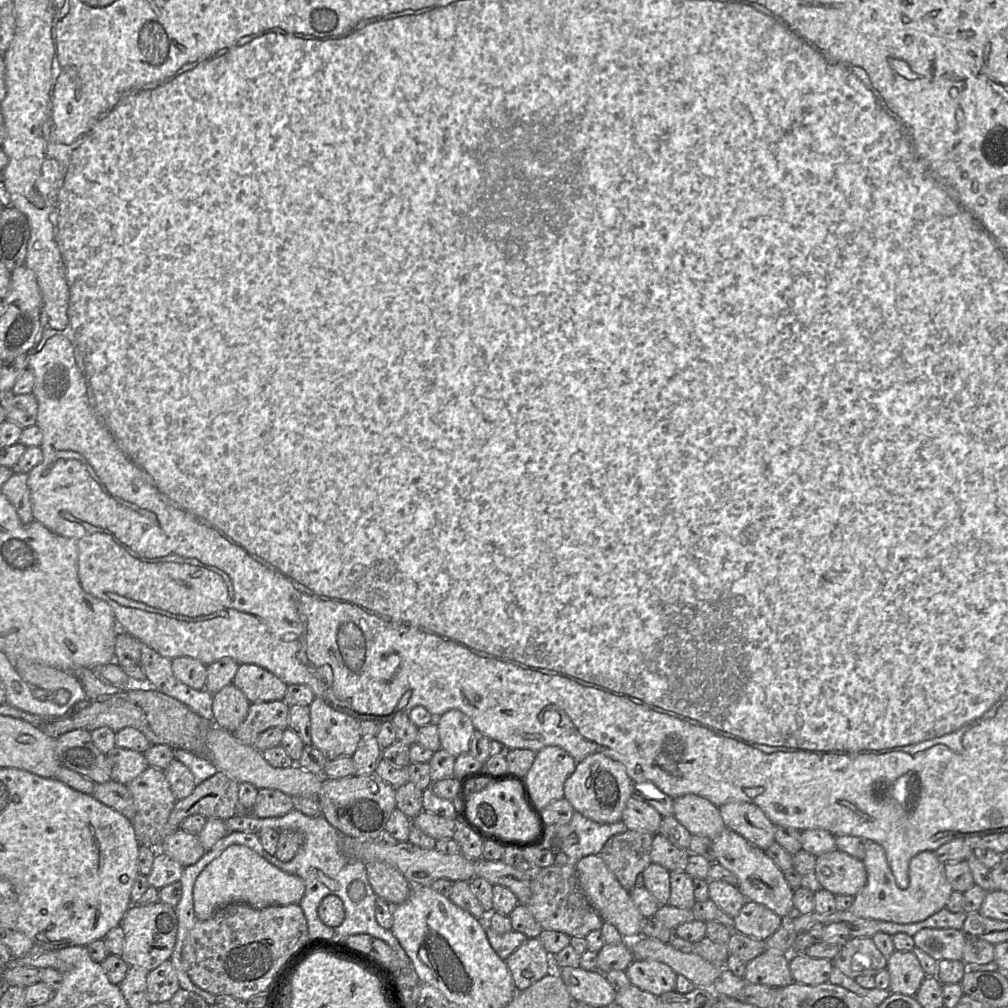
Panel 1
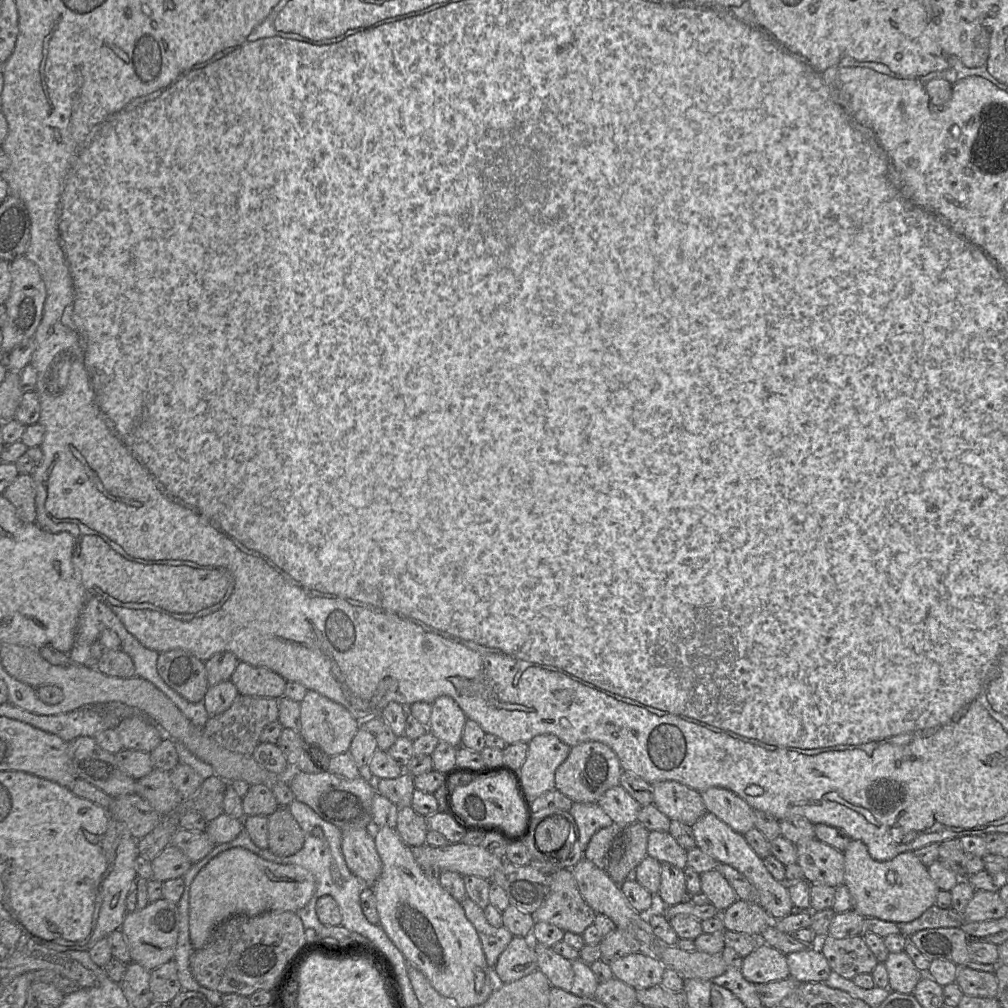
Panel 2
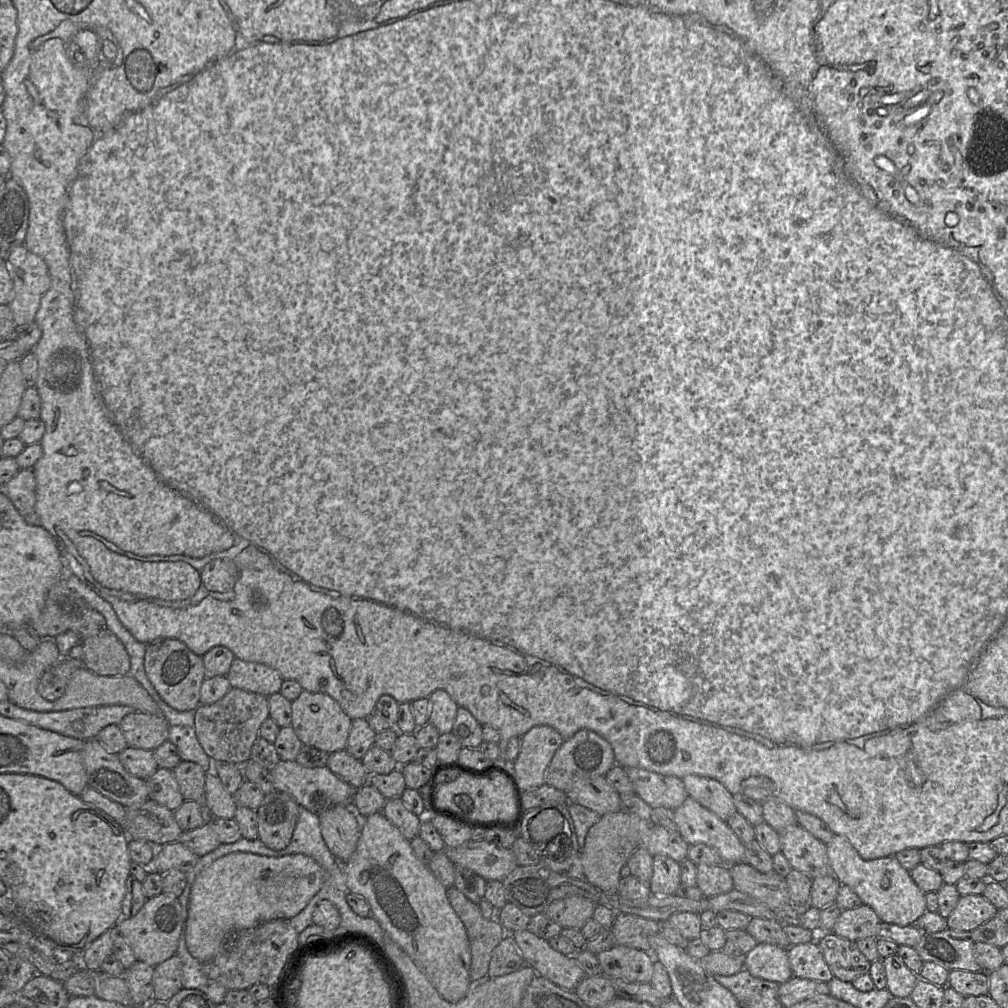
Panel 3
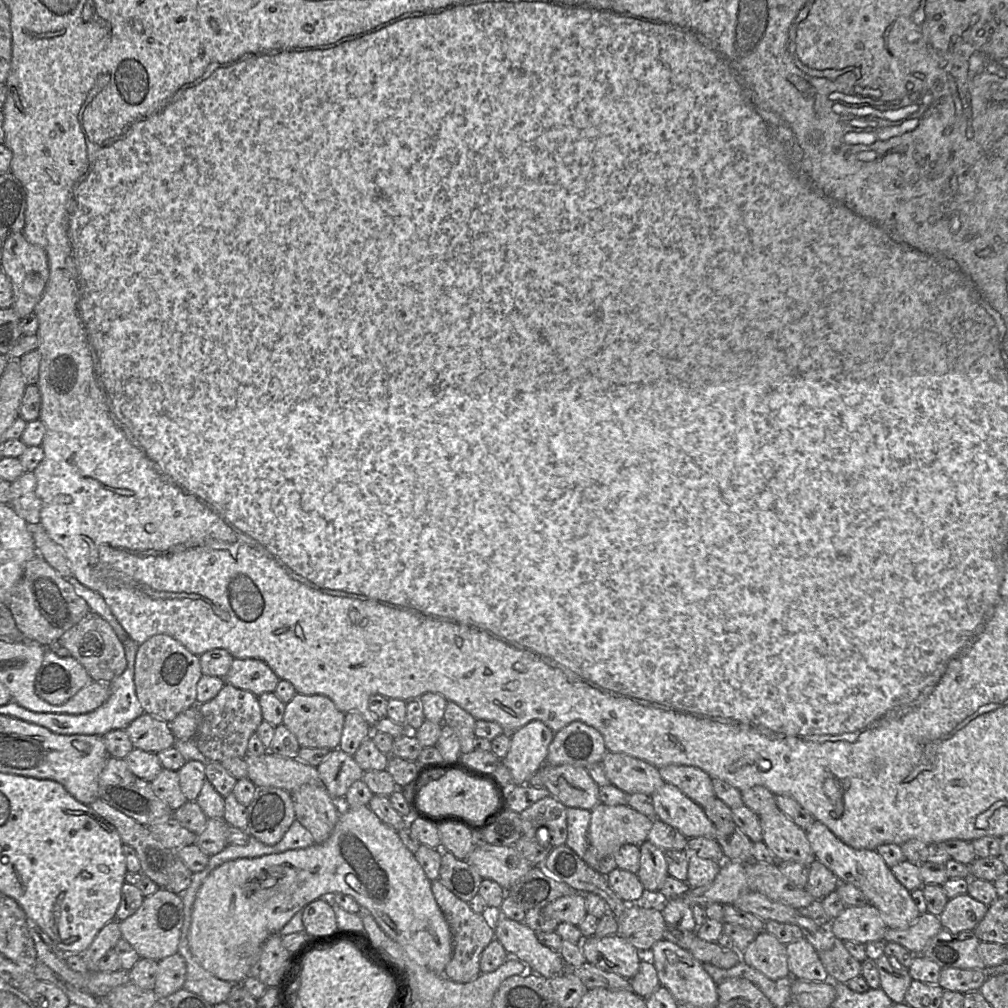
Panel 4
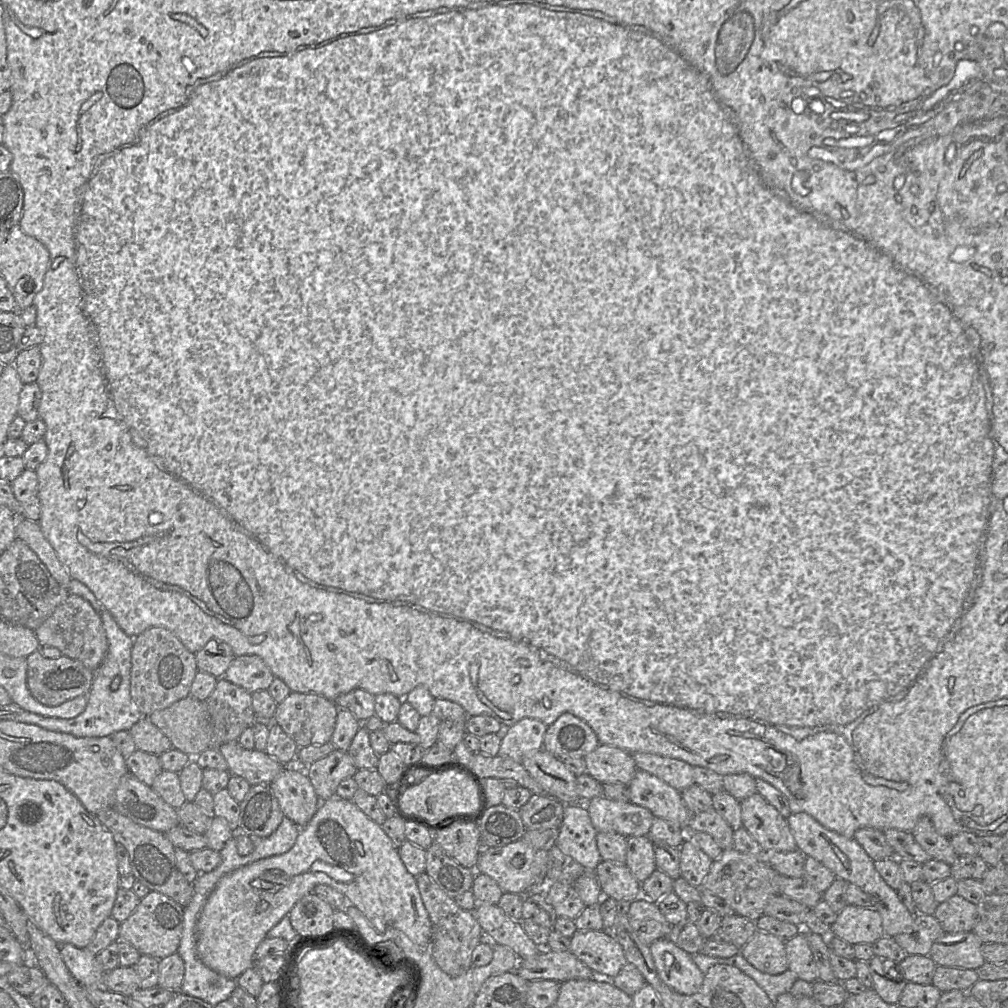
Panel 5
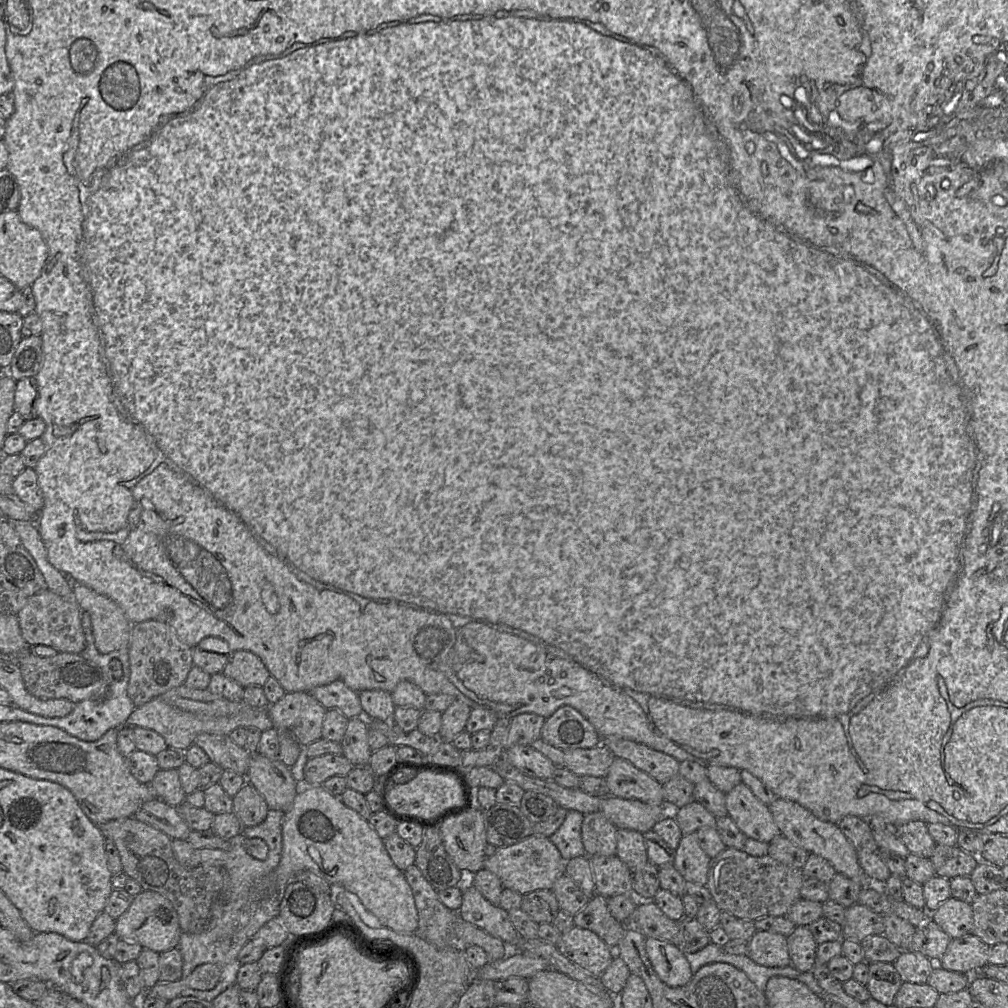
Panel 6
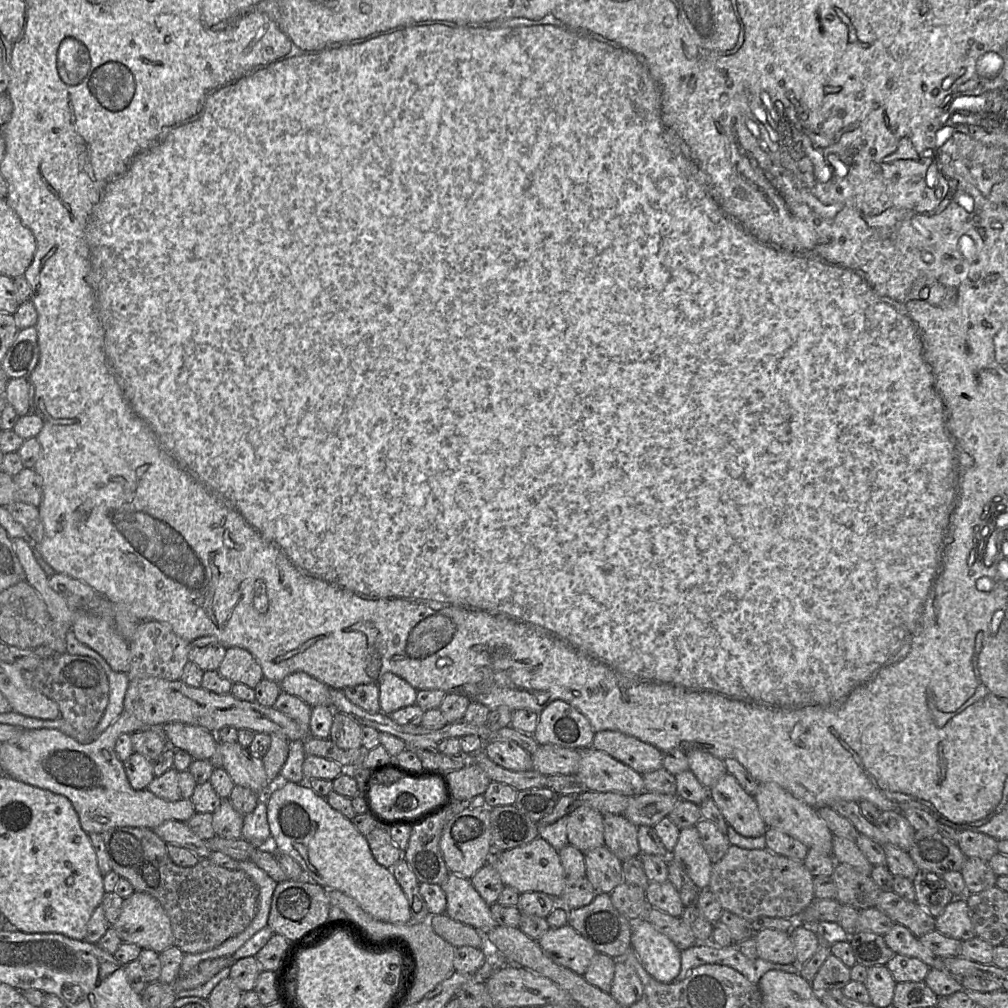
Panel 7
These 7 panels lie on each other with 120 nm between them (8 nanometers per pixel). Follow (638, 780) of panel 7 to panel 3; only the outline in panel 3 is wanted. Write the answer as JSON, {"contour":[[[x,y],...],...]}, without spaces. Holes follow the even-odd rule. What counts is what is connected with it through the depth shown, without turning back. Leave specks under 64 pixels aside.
{"contour":[[[692,797],[674,810],[678,833],[690,845],[703,843],[714,848],[726,865],[744,862],[745,844],[726,821]]]}

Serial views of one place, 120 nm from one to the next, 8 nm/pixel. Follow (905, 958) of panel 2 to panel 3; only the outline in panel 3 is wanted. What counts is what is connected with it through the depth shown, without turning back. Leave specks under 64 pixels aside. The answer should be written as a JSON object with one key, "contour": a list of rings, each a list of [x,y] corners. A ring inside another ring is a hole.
{"contour":[[[897,954],[882,959],[886,973],[886,989],[893,997],[910,997],[917,981],[918,974],[911,971]]]}

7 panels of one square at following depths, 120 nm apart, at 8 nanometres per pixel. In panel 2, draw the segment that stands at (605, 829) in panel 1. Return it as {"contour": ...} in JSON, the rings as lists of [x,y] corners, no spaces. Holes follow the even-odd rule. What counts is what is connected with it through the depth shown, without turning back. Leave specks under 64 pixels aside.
{"contour":[[[573,802],[569,813],[577,825],[582,852],[585,851],[591,837],[598,830],[614,823],[597,803]]]}

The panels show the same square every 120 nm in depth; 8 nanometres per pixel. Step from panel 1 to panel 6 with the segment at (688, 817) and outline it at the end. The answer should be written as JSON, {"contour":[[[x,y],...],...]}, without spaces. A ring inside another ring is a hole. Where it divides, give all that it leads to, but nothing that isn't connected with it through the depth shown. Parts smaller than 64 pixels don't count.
{"contour":[[[603,745],[593,748],[564,751],[564,767],[581,776],[604,778],[615,759],[612,752]]]}

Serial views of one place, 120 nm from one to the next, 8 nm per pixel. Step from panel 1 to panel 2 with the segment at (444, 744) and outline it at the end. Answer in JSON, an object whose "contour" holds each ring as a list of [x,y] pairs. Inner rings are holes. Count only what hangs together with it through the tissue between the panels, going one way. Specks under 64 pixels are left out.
{"contour":[[[440,696],[431,704],[428,729],[439,741],[459,747],[466,720],[465,713],[453,698]]]}

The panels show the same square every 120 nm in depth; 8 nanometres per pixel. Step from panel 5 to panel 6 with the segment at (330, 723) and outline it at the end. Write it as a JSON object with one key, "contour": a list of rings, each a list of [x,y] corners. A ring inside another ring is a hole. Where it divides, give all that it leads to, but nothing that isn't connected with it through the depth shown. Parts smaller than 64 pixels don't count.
{"contour":[[[308,692],[286,693],[268,708],[274,728],[289,733],[302,747],[322,738],[323,720],[327,711]]]}

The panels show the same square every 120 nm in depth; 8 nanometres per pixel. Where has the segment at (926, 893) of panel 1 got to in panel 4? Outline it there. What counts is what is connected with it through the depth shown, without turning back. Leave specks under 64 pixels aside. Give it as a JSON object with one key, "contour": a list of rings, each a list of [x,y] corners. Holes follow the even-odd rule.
{"contour":[[[815,821],[805,831],[816,859],[831,870],[840,882],[850,883],[858,888],[868,903],[878,909],[887,929],[904,930],[916,922],[921,913],[910,891],[896,879],[876,850],[850,847],[819,821]]]}

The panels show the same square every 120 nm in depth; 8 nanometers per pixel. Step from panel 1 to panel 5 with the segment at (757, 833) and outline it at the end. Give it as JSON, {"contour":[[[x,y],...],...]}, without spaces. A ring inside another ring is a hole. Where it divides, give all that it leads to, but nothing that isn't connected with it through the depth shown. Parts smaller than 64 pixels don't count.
{"contour":[[[647,752],[630,754],[639,770],[657,776],[679,792],[695,784],[693,766],[683,760]]]}

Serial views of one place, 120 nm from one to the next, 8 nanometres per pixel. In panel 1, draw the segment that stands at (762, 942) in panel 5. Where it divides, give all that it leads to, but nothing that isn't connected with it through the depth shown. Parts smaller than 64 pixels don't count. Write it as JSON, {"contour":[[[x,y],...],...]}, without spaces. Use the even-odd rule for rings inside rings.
{"contour":[[[765,949],[760,955],[746,963],[743,978],[747,983],[775,988],[791,984],[793,979],[790,971],[790,954]]]}

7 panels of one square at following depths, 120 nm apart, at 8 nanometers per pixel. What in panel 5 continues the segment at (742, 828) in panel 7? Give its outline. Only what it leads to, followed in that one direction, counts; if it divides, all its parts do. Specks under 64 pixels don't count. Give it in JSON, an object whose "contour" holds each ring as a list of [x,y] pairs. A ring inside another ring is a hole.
{"contour":[[[755,794],[740,801],[742,824],[758,842],[764,852],[788,852],[797,849],[797,844],[787,819],[771,805],[761,794]]]}

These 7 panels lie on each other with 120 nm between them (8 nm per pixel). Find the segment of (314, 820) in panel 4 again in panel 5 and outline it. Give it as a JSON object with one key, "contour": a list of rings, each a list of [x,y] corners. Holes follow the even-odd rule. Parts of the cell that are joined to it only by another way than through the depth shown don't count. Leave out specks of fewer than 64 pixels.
{"contour":[[[297,765],[284,766],[279,775],[270,783],[270,787],[278,800],[283,815],[297,826],[304,827],[317,812],[322,801],[317,796],[304,769]]]}

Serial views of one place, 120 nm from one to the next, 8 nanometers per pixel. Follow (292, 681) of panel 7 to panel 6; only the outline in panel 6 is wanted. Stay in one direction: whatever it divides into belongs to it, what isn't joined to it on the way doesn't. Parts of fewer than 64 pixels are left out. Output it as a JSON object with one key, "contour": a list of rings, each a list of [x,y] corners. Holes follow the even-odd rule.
{"contour":[[[342,681],[316,687],[308,693],[327,710],[337,710],[349,720],[364,718],[358,692],[351,690]]]}

